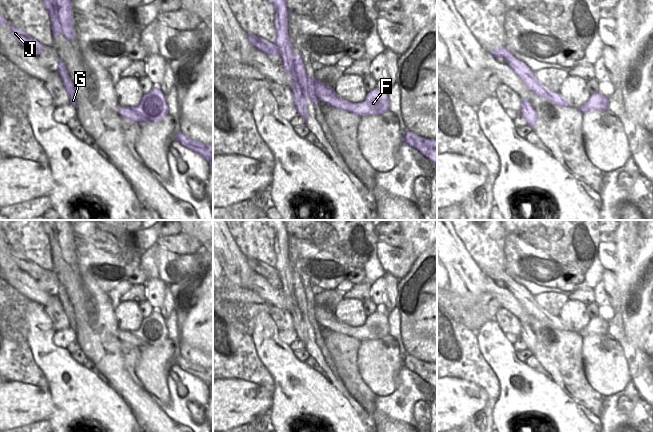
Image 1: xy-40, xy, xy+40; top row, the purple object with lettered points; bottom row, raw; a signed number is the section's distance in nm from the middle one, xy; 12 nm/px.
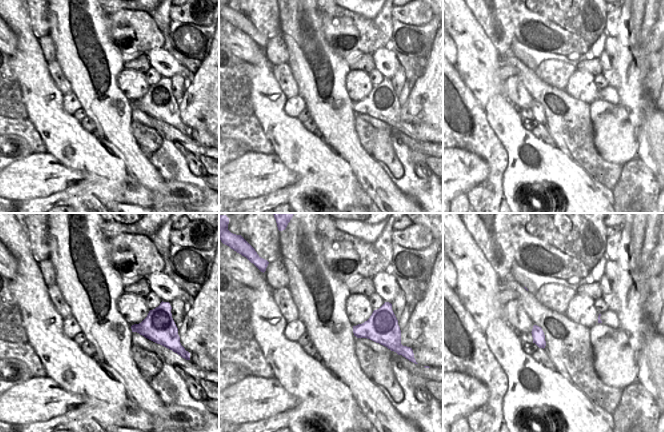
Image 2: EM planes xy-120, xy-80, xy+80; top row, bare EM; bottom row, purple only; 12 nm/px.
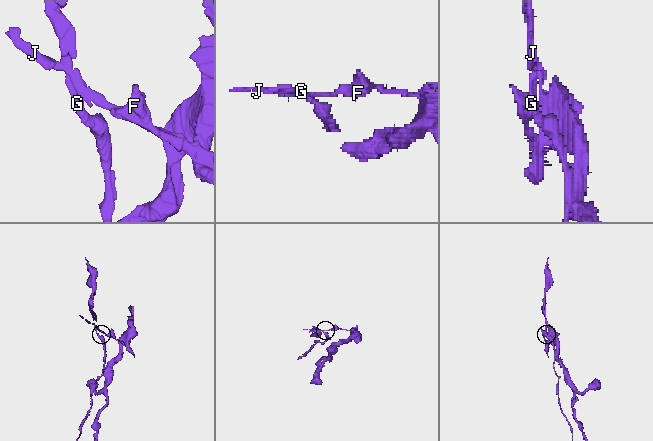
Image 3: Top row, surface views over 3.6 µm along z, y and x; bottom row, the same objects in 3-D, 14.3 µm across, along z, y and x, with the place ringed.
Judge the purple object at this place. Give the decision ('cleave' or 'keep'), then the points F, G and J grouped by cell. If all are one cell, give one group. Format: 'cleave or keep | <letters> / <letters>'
cleave | F J / G

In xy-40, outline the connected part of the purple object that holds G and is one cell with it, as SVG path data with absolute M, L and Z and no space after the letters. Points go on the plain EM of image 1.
M59 284L58 288L58 298L63 306L63 310L68 318L68 321L70 323L70 328L74 331L76 331L76 319L75 319L75 313L74 308L68 298L68 295L66 293L66 290L63 285Z

